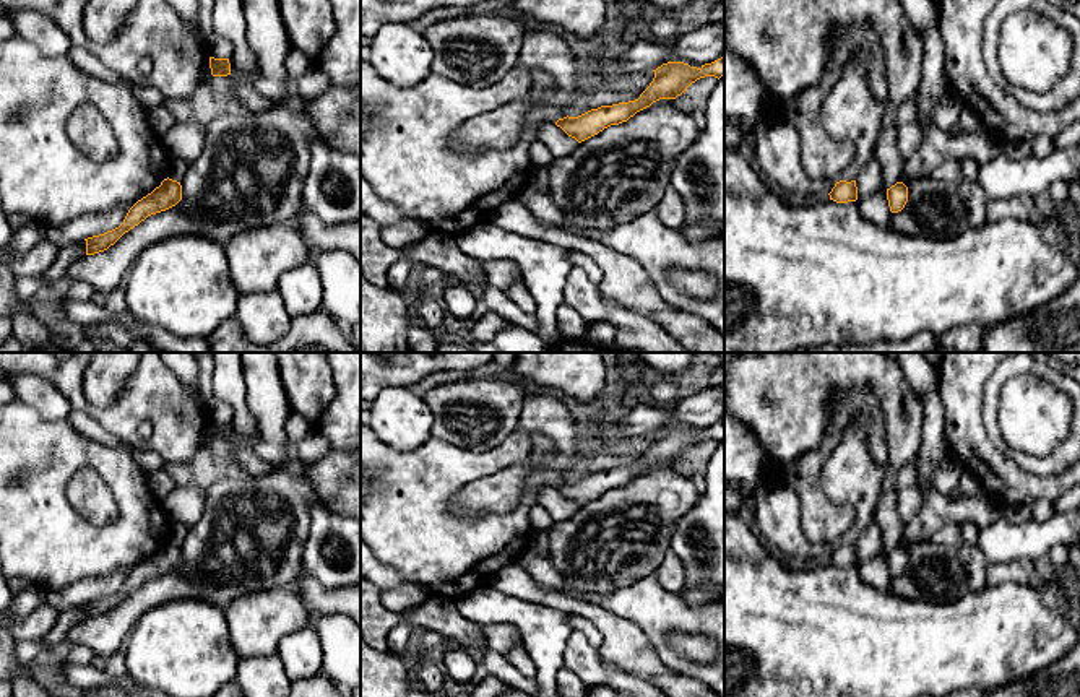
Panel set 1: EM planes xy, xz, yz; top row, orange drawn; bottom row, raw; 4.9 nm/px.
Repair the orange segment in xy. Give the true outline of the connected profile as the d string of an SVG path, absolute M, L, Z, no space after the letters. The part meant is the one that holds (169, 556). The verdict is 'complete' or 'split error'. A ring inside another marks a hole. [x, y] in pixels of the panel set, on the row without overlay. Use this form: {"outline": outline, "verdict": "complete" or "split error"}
{"outline": "M164 543L159 551L151 557L138 564L127 577L123 587L104 598L93 600L86 604L86 619L94 619L107 614L114 609L125 596L138 590L148 580L166 575L175 570L182 564L182 549L177 544Z", "verdict": "complete"}

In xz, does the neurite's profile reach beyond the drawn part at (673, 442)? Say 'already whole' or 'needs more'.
already whole

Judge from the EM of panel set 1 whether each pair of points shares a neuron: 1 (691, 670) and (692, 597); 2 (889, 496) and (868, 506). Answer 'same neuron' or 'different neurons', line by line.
1: different neurons
2: different neurons

